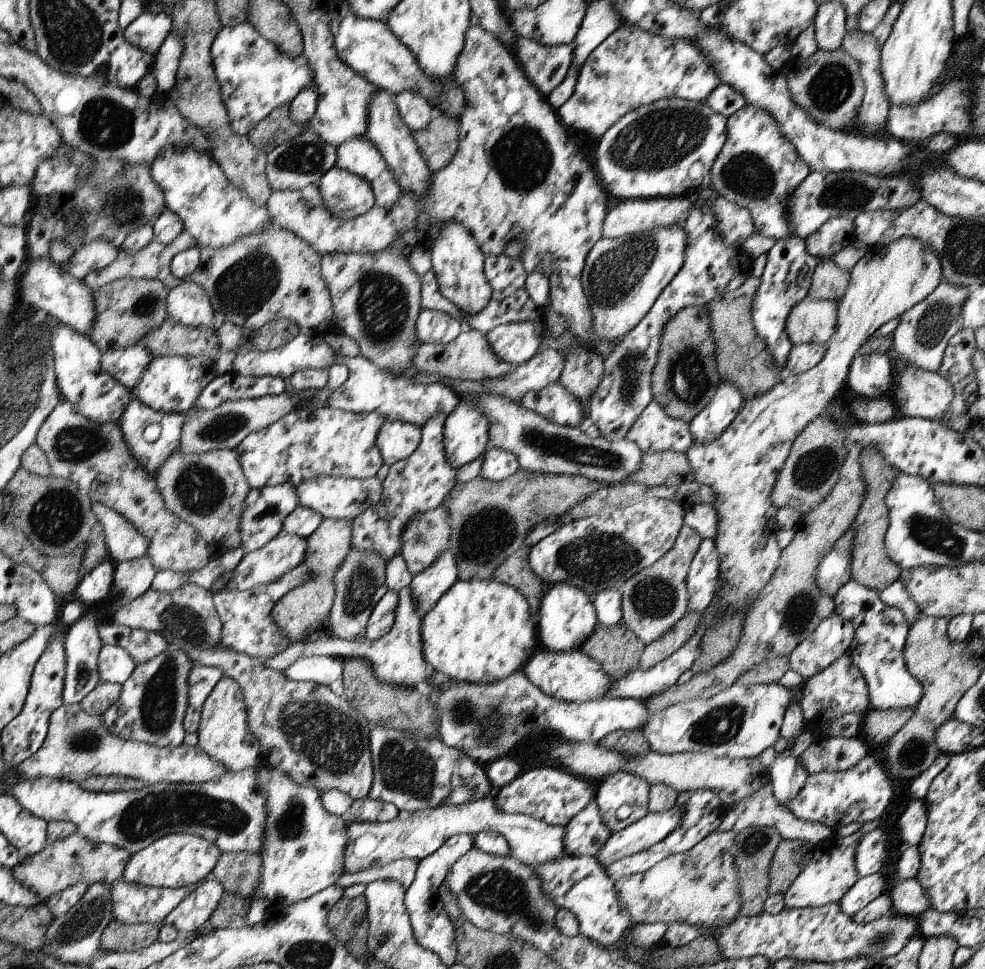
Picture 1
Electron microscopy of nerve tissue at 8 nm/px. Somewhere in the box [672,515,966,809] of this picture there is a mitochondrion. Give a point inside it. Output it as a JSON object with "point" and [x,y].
{"point":[717,727]}

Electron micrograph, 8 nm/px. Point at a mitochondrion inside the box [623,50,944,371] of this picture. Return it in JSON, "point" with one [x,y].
{"point":[748,175]}

